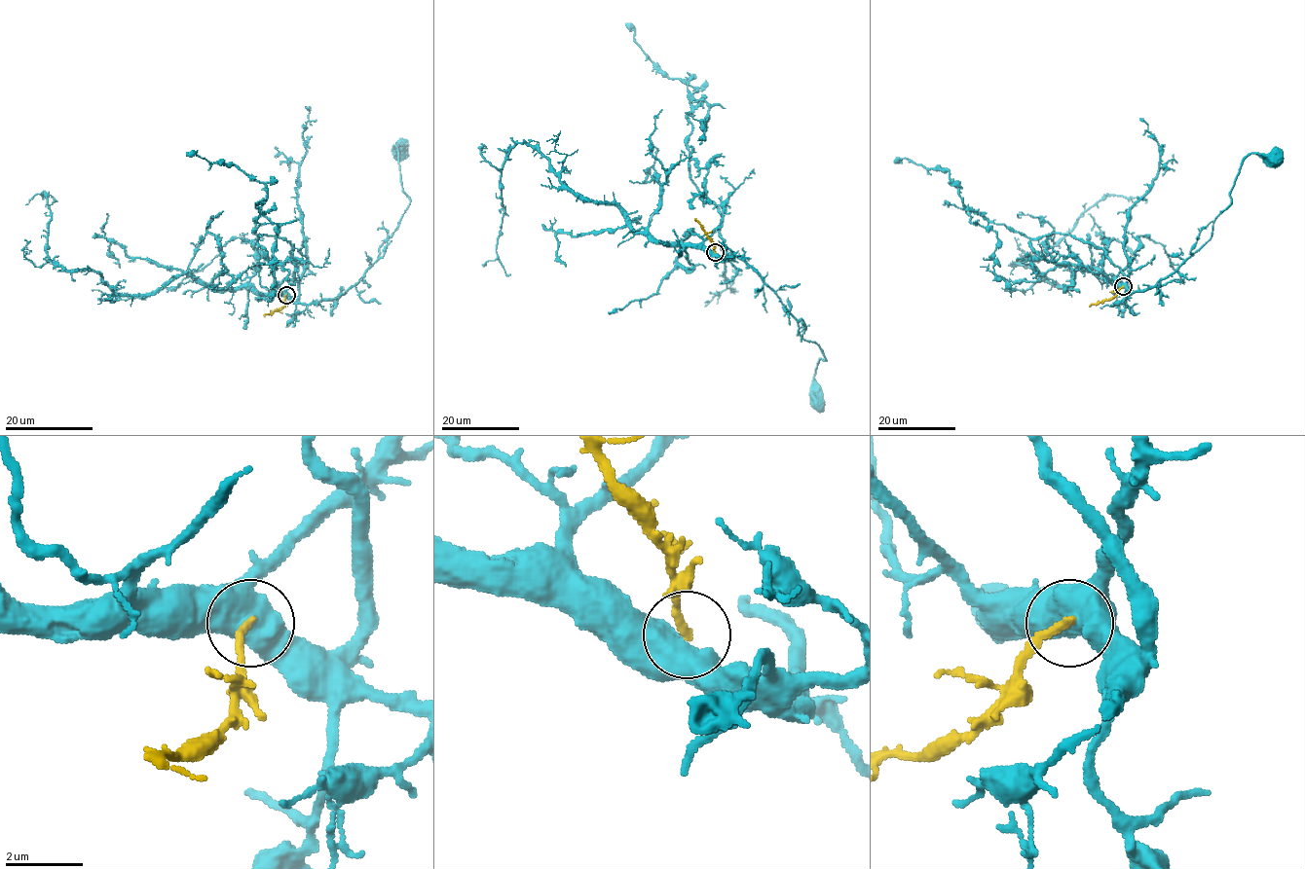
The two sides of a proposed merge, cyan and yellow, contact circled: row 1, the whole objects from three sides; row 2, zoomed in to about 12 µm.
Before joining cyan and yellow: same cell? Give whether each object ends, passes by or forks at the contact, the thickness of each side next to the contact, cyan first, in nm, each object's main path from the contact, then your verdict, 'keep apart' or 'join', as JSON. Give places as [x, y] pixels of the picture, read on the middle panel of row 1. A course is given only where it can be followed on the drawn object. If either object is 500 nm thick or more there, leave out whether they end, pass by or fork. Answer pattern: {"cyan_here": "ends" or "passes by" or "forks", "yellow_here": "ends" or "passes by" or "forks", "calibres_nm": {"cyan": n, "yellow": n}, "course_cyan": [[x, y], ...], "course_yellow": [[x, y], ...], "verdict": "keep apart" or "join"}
{"calibres_nm": {"cyan": 850, "yellow": 200}, "course_cyan": [[714, 252], [739, 256], [797, 321], [799, 334], [815, 343], [826, 359], [819, 361], [814, 378], [819, 403]], "course_yellow": [[715, 252], [702, 226], [694, 218]], "verdict": "keep apart"}

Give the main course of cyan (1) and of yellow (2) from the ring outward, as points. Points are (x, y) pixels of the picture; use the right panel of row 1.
1: (1123, 287), (1127, 295), (1143, 292), (1172, 274), (1212, 234), (1230, 203), (1241, 162), (1251, 153), (1274, 157)
2: (1123, 287), (1112, 298), (1089, 306)

